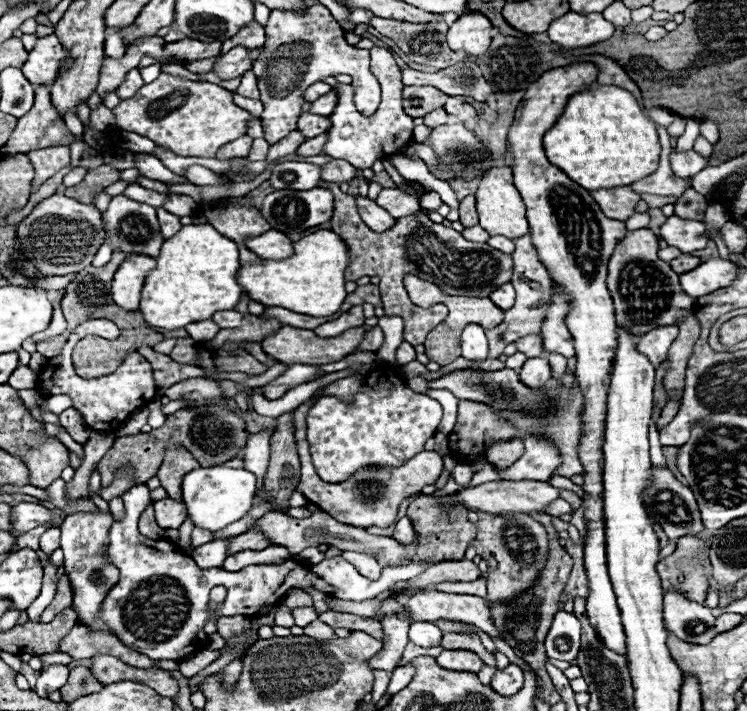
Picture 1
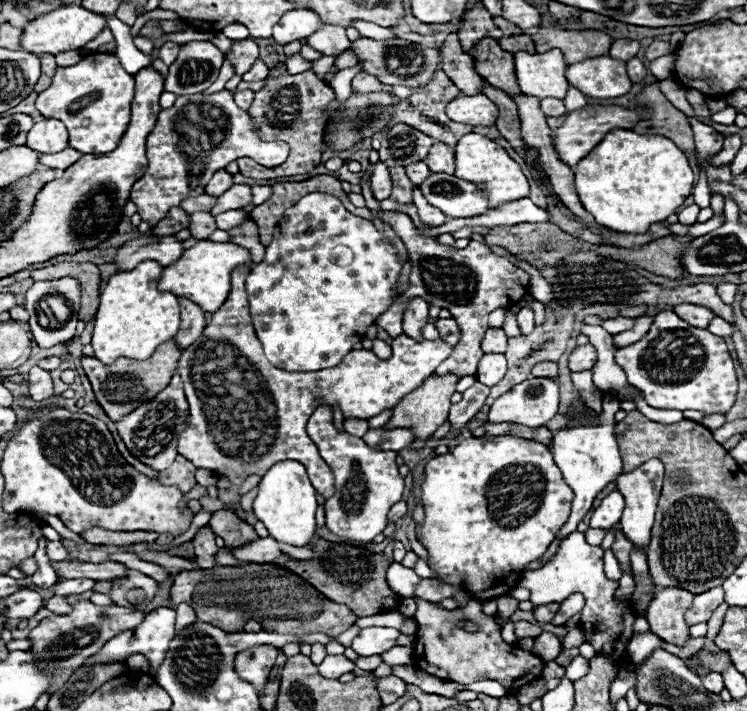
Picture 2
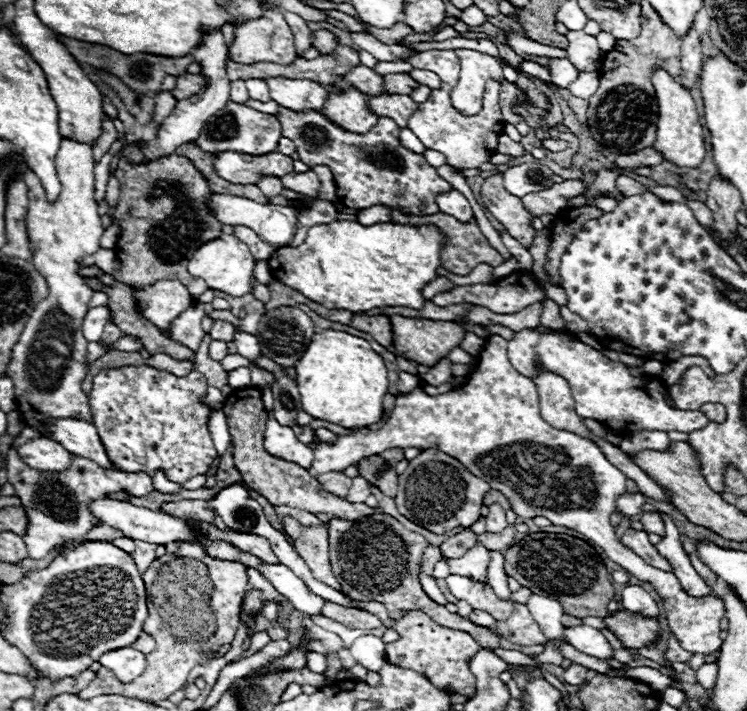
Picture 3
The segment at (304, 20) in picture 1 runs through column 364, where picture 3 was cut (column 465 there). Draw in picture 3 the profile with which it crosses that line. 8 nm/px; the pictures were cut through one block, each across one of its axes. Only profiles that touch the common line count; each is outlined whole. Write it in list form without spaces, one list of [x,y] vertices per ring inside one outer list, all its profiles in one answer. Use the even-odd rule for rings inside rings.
[[[456,50],[456,52],[462,62],[462,72],[458,84],[450,92],[450,100],[458,112],[474,116],[482,108],[486,80],[488,78],[494,78],[498,82],[504,80],[502,66],[494,56],[480,54],[476,50]]]

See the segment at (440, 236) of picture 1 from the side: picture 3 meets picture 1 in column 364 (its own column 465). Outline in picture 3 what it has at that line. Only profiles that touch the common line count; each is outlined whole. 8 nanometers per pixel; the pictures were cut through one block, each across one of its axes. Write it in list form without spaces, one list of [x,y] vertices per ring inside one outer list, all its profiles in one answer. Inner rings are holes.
[[[392,210],[390,214],[390,220],[396,222],[396,224],[412,224],[412,226],[420,226],[420,224],[434,224],[438,226],[444,234],[446,234],[446,244],[442,246],[442,266],[446,270],[450,270],[452,274],[458,274],[458,276],[468,276],[478,264],[490,264],[490,266],[498,266],[500,264],[500,254],[488,244],[488,240],[484,238],[484,234],[480,232],[478,224],[476,222],[470,222],[470,224],[462,224],[458,220],[454,220],[452,216],[446,216],[442,212],[434,214],[434,216],[408,216],[408,214],[402,214],[398,210]]]

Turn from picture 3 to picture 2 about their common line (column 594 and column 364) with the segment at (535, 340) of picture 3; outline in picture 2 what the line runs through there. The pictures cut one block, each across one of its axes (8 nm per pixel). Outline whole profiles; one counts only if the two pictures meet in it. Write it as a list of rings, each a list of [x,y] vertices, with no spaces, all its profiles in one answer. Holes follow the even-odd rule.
[[[250,264],[238,266],[232,272],[232,290],[228,300],[222,308],[212,312],[212,320],[206,324],[202,336],[182,352],[178,362],[178,372],[184,380],[190,404],[190,426],[178,440],[178,452],[196,468],[210,470],[218,478],[230,480],[228,490],[218,490],[218,498],[232,510],[238,508],[242,498],[238,492],[240,484],[252,474],[264,476],[264,472],[280,460],[300,462],[318,494],[328,498],[334,494],[334,474],[320,458],[316,444],[306,434],[306,422],[312,412],[318,406],[338,406],[344,420],[368,420],[378,416],[380,412],[394,408],[408,392],[424,384],[424,380],[434,374],[438,364],[452,356],[454,346],[444,340],[416,342],[410,336],[400,334],[394,338],[392,358],[388,360],[378,360],[372,350],[352,350],[336,368],[320,372],[278,370],[266,360],[250,320],[248,294],[244,288],[248,272]],[[230,374],[240,374],[244,382],[224,382]]]

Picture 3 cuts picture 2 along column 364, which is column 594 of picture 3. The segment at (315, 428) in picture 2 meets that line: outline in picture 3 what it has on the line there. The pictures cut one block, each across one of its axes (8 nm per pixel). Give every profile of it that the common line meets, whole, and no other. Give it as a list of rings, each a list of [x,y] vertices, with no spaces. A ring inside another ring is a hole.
[[[500,336],[488,338],[484,350],[478,354],[476,368],[468,372],[464,386],[456,392],[430,396],[418,386],[408,394],[396,396],[394,412],[380,430],[358,428],[348,436],[336,434],[332,444],[306,444],[314,452],[314,462],[308,472],[314,478],[330,470],[340,472],[362,458],[388,448],[438,448],[460,460],[468,472],[486,480],[490,488],[502,492],[520,518],[544,516],[554,526],[576,530],[588,542],[598,544],[608,558],[620,564],[624,570],[644,582],[652,582],[664,600],[670,630],[684,650],[704,656],[720,650],[720,620],[724,618],[722,598],[716,594],[702,598],[688,596],[672,572],[652,568],[640,556],[620,544],[620,540],[616,540],[614,528],[610,526],[610,514],[616,510],[616,498],[626,492],[624,472],[610,464],[594,442],[568,430],[556,430],[542,420],[538,412],[540,398],[536,384],[512,368],[506,344],[508,342]],[[532,444],[538,446],[538,458],[530,458],[534,452],[526,454],[522,450],[530,448]]]

